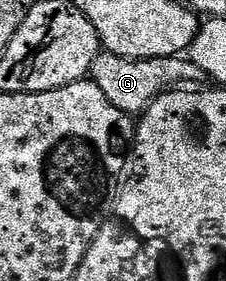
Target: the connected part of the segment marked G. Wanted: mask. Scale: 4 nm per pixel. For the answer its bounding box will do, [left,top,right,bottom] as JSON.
[91,53,207,117]

